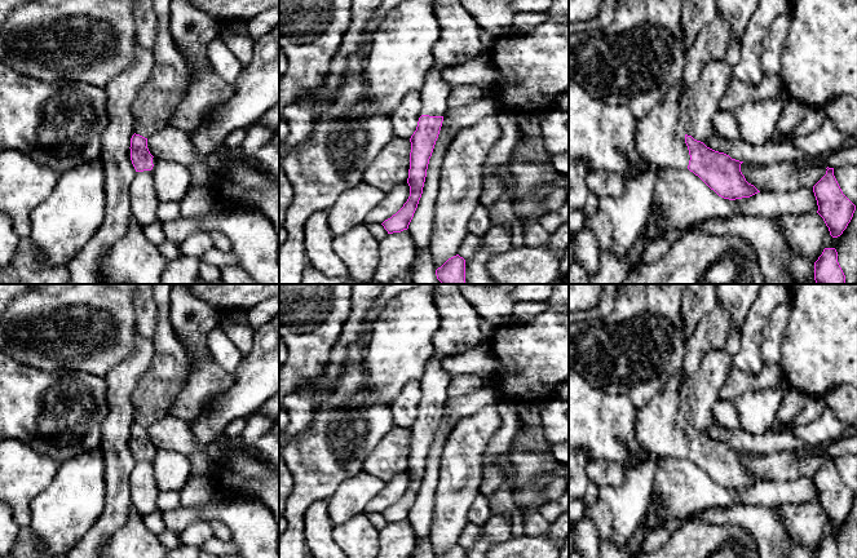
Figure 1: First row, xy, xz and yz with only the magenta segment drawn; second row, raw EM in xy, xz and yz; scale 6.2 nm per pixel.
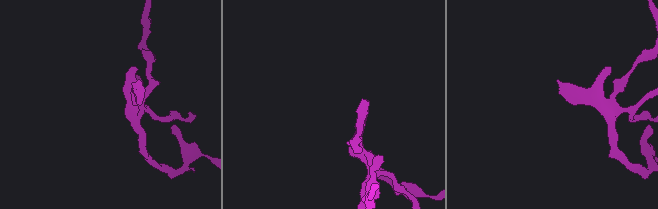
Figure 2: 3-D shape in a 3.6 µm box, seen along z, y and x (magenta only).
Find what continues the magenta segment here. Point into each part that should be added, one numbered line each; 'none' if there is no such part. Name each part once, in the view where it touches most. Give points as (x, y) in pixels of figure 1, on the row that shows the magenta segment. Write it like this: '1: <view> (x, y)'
1: yz (659, 140)

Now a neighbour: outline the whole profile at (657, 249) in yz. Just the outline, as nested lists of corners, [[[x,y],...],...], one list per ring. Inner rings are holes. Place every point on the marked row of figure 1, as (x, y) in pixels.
[[[682,229],[670,230],[663,238],[649,243],[642,254],[644,264],[653,264],[663,258],[672,244],[679,240],[685,231],[686,230]]]

